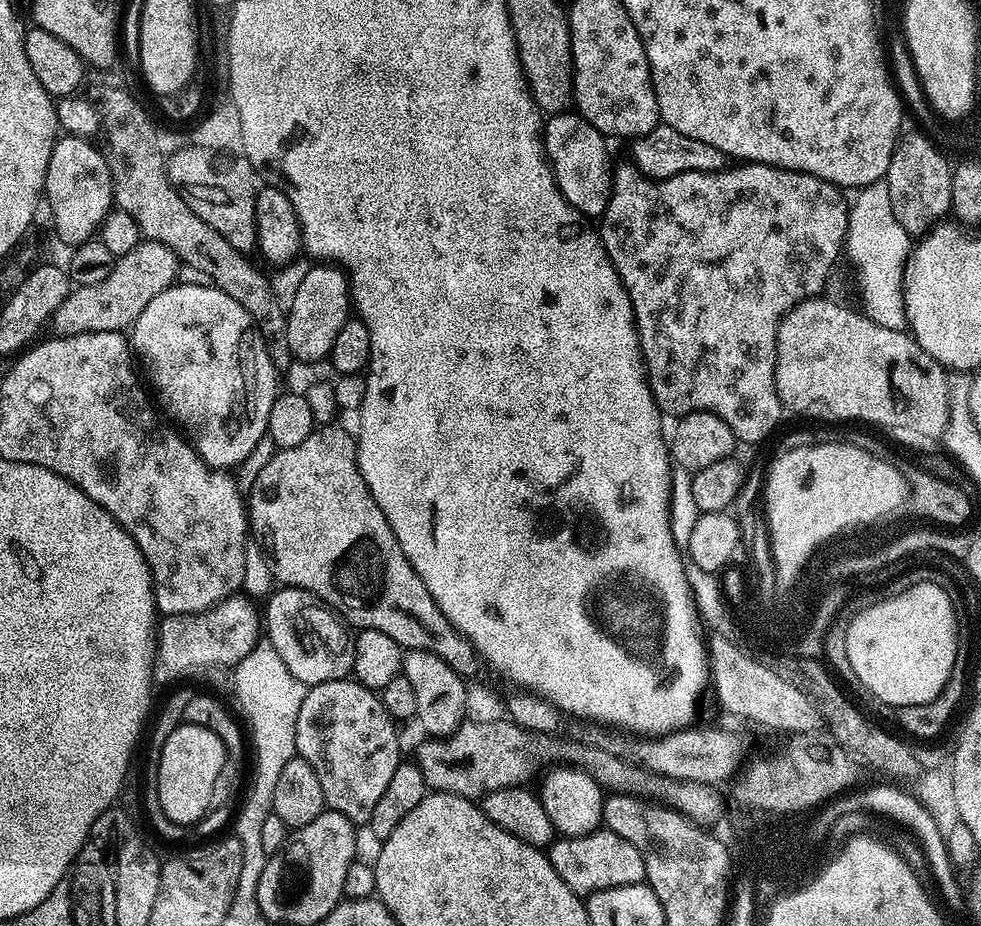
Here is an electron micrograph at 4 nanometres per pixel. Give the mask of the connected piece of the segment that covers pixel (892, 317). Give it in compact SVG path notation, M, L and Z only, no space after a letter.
M887 179L867 184L855 196L856 201L853 199L848 209L846 256L852 259L852 268L860 283L862 311L878 326L905 331L904 267L908 265L910 238L906 230L898 226L898 218L894 218Z

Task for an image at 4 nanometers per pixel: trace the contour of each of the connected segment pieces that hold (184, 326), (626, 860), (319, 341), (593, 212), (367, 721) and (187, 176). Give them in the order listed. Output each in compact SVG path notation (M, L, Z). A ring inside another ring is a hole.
M177 282L171 288L162 290L162 294L158 294L158 298L152 299L150 306L146 306L146 310L142 310L142 314L138 314L136 323L130 329L130 347L138 357L139 363L141 360L142 363L148 364L148 376L156 383L156 392L164 399L165 410L177 420L175 423L182 429L183 435L187 437L198 455L211 468L232 470L235 464L242 463L259 446L260 439L265 439L270 408L274 405L278 395L278 388L276 388L278 373L271 366L260 368L260 360L262 364L260 337L256 334L248 336L248 328L250 332L250 317L247 310L240 308L238 302L234 302L234 298L230 298L230 294L226 294L222 289L215 286L194 286Z
M603 826L585 836L560 836L552 841L546 855L554 870L558 870L558 878L562 878L562 882L581 898L618 886L643 884L646 880L646 862L642 862L638 846Z
M312 266L296 284L292 305L287 305L286 342L290 342L293 361L316 364L329 359L338 330L350 319L350 285L348 277L336 266Z
M575 110L557 112L544 120L544 152L548 155L548 164L556 179L556 186L570 206L579 210L585 218L599 218L604 215L612 193L612 174L614 159L608 153L609 141L586 118Z
M354 678L311 685L306 698L302 698L302 710L298 710L296 727L296 755L314 766L314 774L318 774L318 782L322 782L325 805L345 816L352 824L367 825L370 814L374 814L374 802L382 798L394 770L398 770L402 763L400 740L396 737L395 727L397 725L382 706L379 695Z
M188 144L167 157L168 177L178 194L206 222L214 226L230 246L248 254L256 246L256 194L258 191L257 173L252 163L245 157L215 152Z

